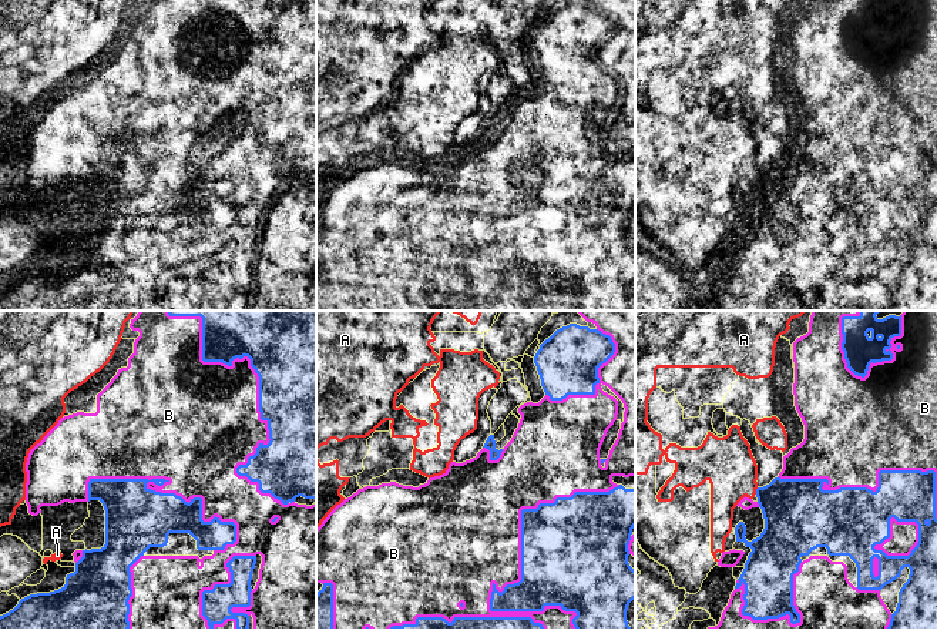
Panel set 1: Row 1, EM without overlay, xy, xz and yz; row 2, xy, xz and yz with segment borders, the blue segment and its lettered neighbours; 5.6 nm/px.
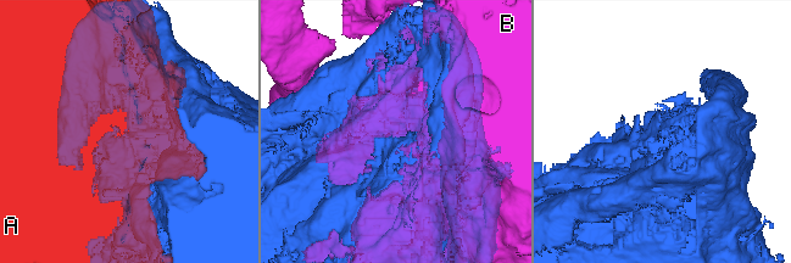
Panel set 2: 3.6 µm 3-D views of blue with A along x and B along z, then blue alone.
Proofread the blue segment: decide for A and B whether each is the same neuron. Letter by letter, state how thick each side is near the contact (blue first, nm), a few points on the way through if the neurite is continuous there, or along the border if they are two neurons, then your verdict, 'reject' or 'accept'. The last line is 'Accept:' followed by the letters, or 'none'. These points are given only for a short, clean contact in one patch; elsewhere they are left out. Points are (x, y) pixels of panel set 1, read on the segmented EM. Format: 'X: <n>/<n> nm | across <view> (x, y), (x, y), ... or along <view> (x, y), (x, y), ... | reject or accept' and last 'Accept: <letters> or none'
A: 360/300 nm | reject
B: 440/500 nm | reject
Accept: none

